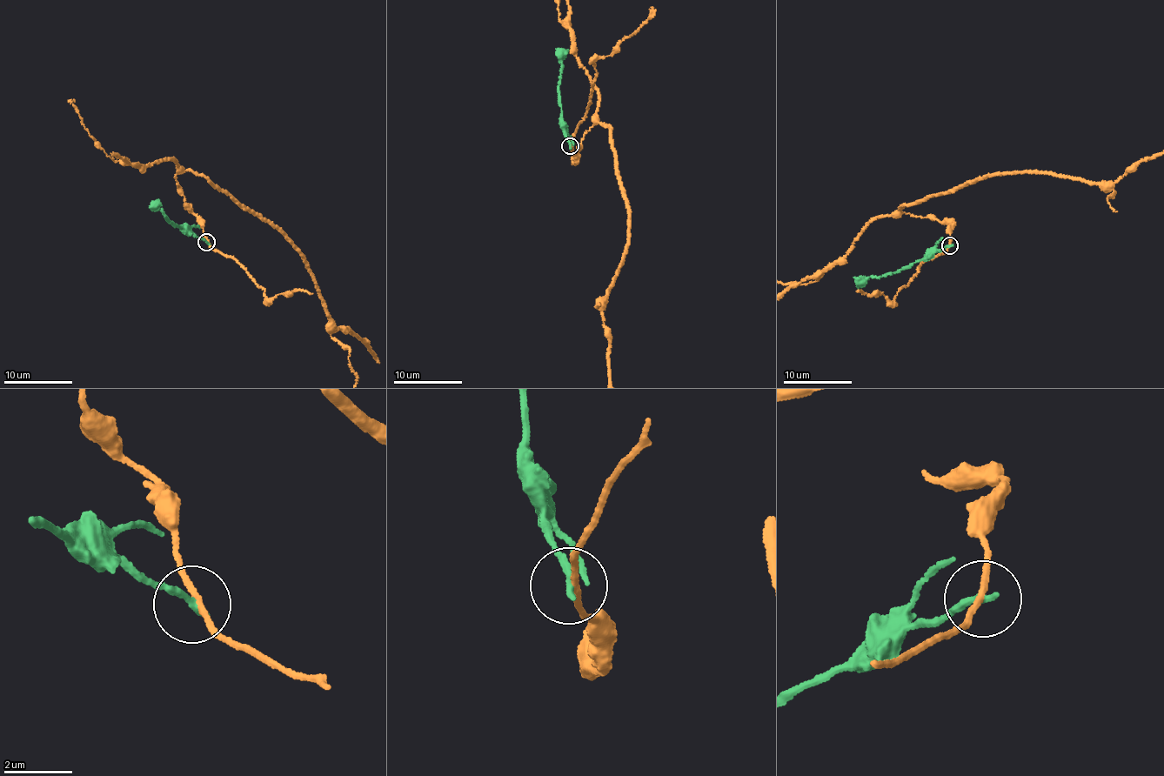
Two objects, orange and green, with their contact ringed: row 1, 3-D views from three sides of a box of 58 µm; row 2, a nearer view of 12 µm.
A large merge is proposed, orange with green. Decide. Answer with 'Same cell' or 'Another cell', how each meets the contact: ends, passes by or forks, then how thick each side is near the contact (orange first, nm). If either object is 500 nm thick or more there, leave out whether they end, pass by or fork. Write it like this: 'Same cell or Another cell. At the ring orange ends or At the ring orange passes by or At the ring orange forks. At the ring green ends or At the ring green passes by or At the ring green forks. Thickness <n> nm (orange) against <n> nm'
Another cell. At the ring orange passes by. At the ring green ends. Thickness 150 nm (orange) against 240 nm

